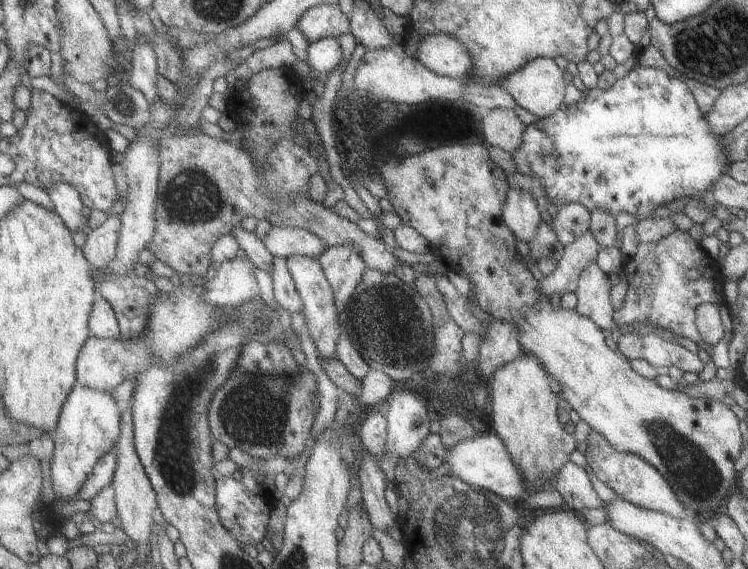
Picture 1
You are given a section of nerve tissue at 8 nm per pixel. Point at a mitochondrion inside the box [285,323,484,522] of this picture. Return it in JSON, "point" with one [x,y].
{"point":[456,383]}

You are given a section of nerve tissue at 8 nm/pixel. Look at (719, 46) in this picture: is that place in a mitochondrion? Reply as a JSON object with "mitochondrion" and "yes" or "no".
{"mitochondrion":"yes"}

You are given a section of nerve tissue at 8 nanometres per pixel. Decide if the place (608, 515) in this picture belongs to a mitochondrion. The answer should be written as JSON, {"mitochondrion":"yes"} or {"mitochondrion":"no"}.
{"mitochondrion":"no"}

